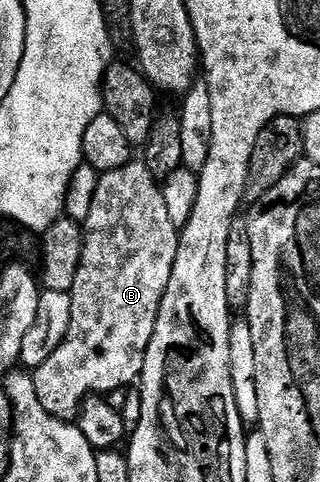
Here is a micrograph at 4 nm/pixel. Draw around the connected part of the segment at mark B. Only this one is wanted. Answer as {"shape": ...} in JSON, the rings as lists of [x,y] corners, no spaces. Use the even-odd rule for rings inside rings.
{"shape":[[[133,161],[118,171],[105,171],[99,176],[96,196],[93,199],[92,212],[88,219],[82,223],[82,230],[84,232],[84,253],[80,262],[80,268],[78,269],[78,277],[74,281],[70,292],[73,303],[70,330],[66,340],[59,345],[53,355],[41,367],[35,368],[34,371],[36,388],[38,389],[38,401],[42,401],[42,405],[46,405],[46,409],[54,417],[69,421],[77,418],[85,399],[103,396],[105,393],[108,393],[104,391],[116,391],[119,387],[130,386],[131,383],[133,386],[139,380],[141,373],[144,371],[148,346],[154,337],[154,325],[158,321],[162,297],[170,285],[174,261],[178,257],[178,249],[180,248],[180,231],[174,225],[174,221],[170,221],[170,209],[166,209],[164,188],[158,182],[156,176],[153,175],[148,164],[143,161]]]}

